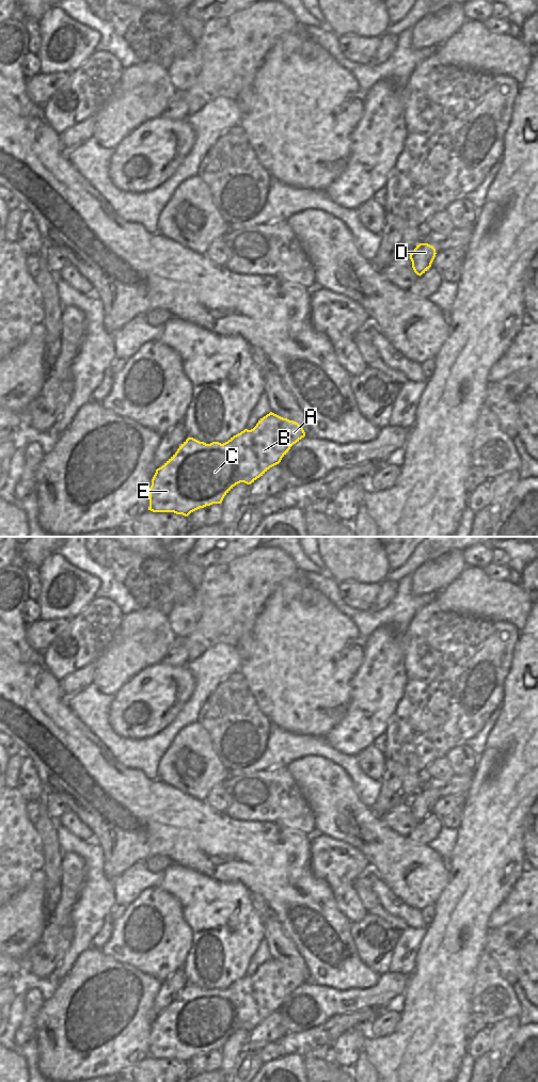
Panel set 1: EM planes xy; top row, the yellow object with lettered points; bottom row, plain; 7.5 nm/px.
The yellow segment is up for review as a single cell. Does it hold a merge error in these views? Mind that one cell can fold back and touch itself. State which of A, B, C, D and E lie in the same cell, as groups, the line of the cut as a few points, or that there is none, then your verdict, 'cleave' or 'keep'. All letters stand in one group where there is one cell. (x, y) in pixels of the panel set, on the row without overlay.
A B C D E; no cut; keep

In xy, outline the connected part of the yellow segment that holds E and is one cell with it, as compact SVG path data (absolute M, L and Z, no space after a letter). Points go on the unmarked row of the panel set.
M270 958L260 965L253 975L244 975L223 990L206 990L188 984L177 998L156 1016L149 1034L148 1056L188 1063L200 1054L221 1050L236 1031L254 1029L270 1014L279 1011L290 993L304 983L305 978L298 969Z

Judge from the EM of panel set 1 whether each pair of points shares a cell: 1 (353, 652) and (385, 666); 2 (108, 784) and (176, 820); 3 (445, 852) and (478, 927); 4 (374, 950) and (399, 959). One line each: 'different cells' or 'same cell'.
1: different cells
2: same cell
3: different cells
4: different cells

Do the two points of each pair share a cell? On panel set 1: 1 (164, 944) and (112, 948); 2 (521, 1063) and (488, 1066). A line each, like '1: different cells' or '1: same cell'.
1: same cell
2: different cells

